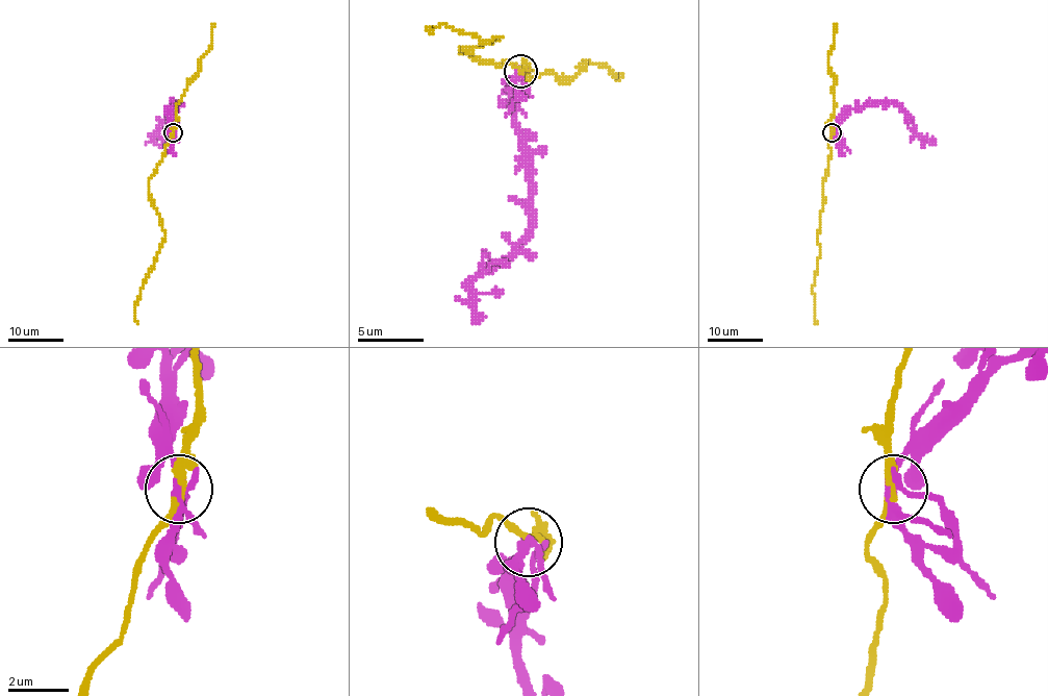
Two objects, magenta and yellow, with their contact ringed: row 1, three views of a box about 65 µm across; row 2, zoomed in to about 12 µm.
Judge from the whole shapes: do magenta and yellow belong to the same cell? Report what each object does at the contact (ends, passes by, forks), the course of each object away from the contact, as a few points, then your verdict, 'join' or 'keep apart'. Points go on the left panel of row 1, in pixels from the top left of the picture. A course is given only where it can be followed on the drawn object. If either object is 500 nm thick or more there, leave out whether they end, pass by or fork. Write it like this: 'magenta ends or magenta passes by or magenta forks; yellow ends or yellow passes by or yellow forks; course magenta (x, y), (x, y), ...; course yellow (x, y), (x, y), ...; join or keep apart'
magenta forks; yellow passes by; course magenta (173, 133), (171, 109), (176, 104), (153, 139), (165, 145); course yellow (173, 131), (162, 160), (148, 182), (149, 199), (158, 214), (164, 242), (135, 305), (136, 323); keep apart

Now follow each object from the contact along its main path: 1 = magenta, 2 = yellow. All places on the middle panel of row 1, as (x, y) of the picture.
1: (519, 70), (516, 120), (529, 180), (529, 230), (492, 270), (483, 273), (473, 283), (479, 294), (503, 290)
2: (519, 70), (509, 60), (500, 67), (459, 50), (500, 36), (479, 40), (445, 23), (429, 27), (433, 33)

